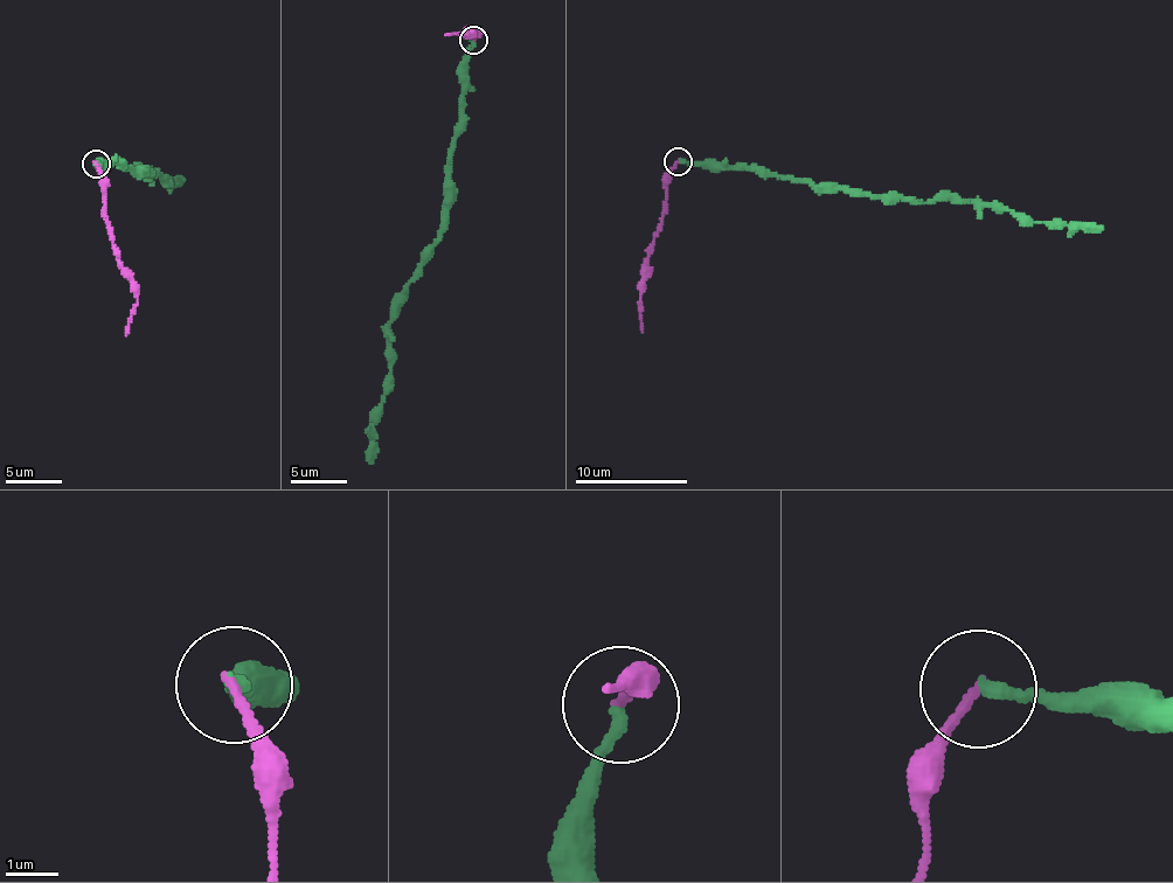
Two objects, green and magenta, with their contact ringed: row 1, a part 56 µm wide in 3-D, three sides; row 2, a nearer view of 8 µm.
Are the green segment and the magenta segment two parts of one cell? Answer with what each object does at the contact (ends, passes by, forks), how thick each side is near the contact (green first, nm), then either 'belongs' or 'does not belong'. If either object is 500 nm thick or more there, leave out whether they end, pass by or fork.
green ends there; magenta ends there; 240 nm thick on the green side, 170 nm on the other; does not belong

